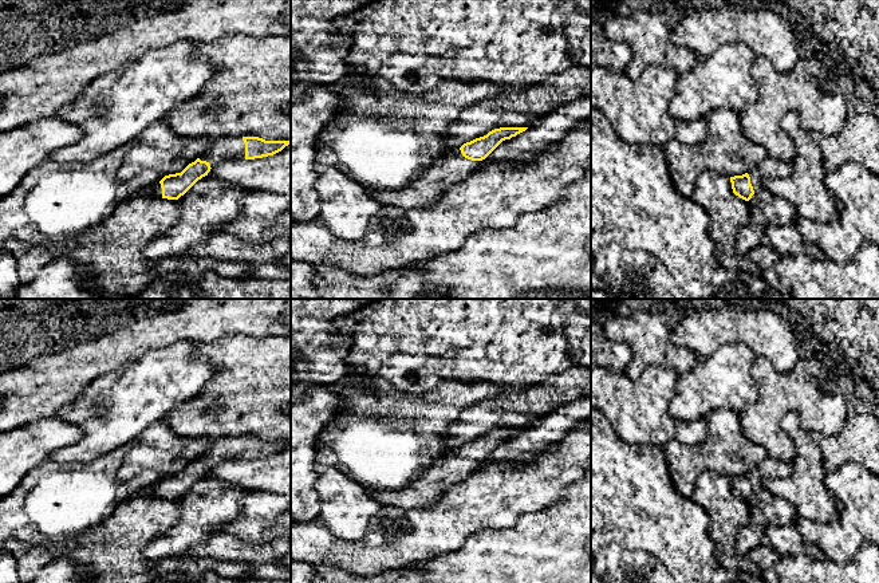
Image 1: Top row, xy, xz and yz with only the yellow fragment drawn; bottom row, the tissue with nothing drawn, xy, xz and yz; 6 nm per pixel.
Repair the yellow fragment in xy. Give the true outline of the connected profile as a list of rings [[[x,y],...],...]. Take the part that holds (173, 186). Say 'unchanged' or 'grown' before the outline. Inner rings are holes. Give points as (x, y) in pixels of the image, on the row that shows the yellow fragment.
grown; [[[259,137],[218,138],[212,149],[189,164],[181,173],[165,176],[161,181],[139,190],[137,194],[178,200],[221,161],[263,158],[281,151],[288,145],[291,145],[291,141],[265,141]]]

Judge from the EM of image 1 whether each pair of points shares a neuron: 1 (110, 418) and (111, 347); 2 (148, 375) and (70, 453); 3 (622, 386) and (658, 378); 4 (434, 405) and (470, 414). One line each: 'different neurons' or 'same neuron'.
1: different neurons
2: same neuron
3: same neuron
4: different neurons

